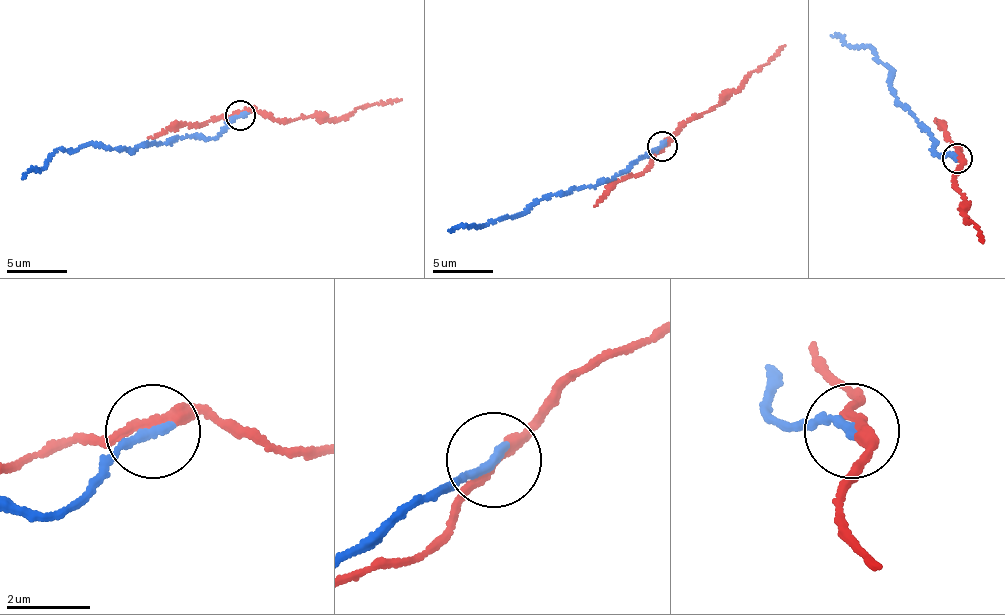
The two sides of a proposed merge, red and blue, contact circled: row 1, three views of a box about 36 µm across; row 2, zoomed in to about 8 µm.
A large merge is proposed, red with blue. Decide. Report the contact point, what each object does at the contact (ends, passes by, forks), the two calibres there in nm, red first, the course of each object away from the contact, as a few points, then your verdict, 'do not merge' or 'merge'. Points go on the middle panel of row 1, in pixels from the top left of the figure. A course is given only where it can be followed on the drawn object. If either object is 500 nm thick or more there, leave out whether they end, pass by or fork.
(662, 146) | red passes by | blue ends | 240/240 nm | red via (663, 148), (679, 126), (722, 104), (784, 45) | blue via (663, 146), (634, 161), (610, 180), (547, 197), (522, 212), (500, 220), (449, 230) | do not merge

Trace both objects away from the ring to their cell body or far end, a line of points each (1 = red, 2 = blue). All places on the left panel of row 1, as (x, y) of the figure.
1: (240, 114), (267, 114), (282, 122), (313, 115), (330, 119), (367, 104), (401, 99)
2: (241, 116), (208, 139), (177, 138), (119, 151), (91, 144), (68, 152), (59, 148), (44, 167), (22, 178)

